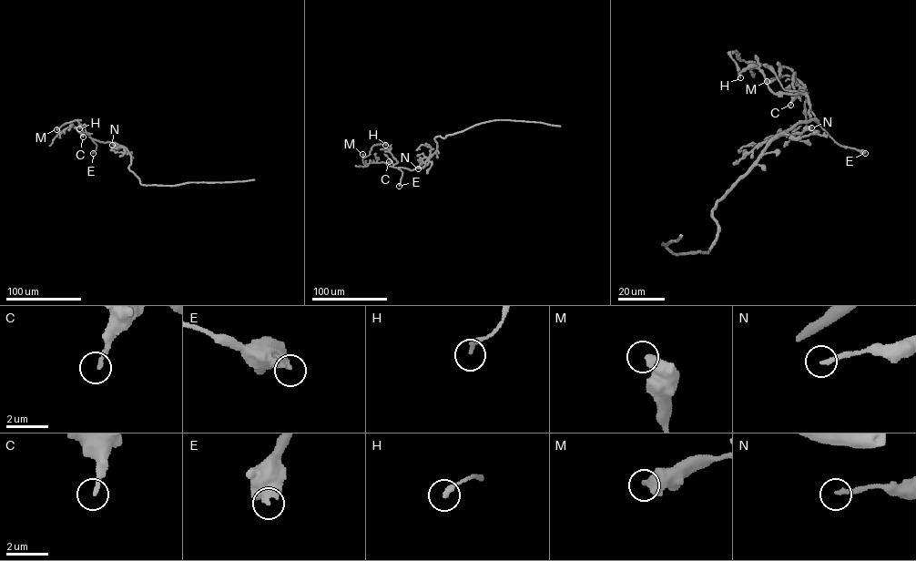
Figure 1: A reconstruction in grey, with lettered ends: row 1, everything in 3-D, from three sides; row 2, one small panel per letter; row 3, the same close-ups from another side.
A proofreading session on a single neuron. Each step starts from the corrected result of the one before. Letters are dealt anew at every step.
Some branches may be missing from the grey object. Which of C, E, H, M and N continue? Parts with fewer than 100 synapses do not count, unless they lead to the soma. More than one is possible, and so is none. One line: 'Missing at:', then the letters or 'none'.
Missing at: none

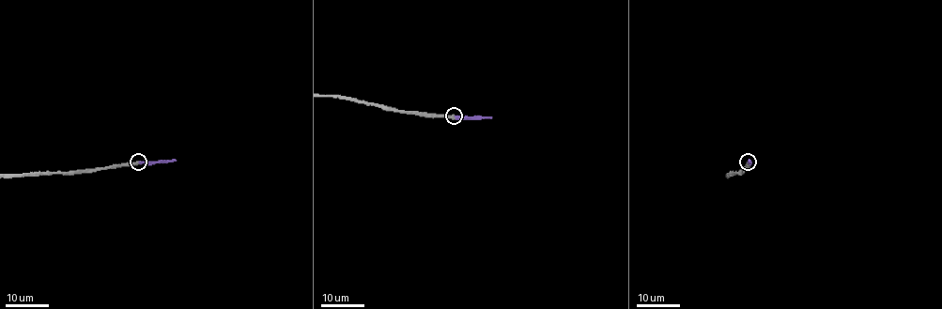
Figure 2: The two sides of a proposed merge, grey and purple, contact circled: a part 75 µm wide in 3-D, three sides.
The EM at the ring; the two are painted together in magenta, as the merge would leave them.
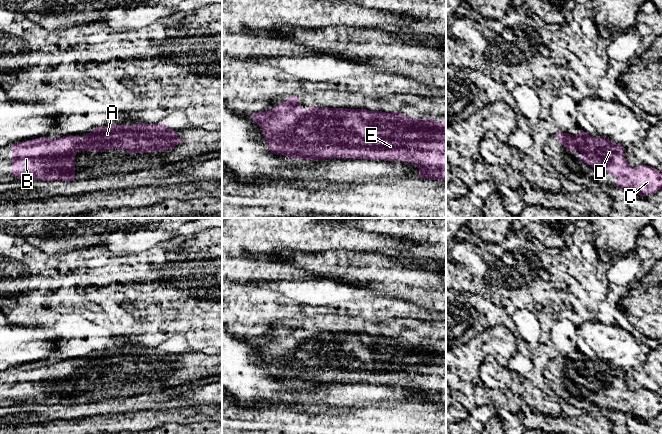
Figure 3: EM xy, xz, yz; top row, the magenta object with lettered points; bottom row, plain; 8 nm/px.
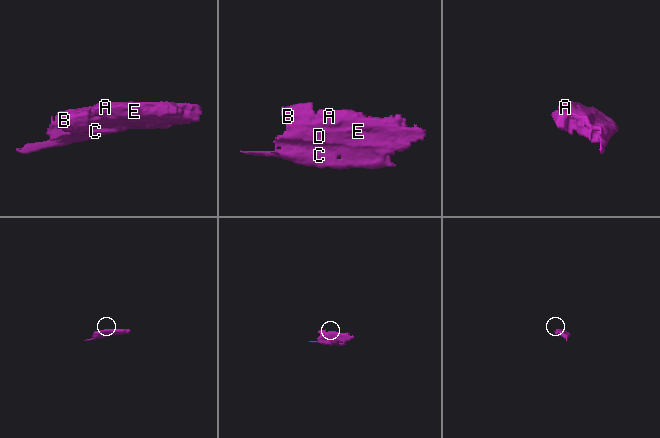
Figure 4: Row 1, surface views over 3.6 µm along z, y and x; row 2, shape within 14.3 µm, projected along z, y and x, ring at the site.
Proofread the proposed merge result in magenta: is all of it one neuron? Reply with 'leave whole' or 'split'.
leave whole

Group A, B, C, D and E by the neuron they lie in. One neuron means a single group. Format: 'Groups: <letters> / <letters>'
Groups: A B C D E

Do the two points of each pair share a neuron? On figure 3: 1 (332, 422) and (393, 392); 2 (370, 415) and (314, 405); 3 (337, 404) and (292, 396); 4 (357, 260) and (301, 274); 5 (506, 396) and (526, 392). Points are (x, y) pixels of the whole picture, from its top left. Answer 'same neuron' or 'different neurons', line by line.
1: different neurons
2: different neurons
3: same neuron
4: different neurons
5: different neurons

